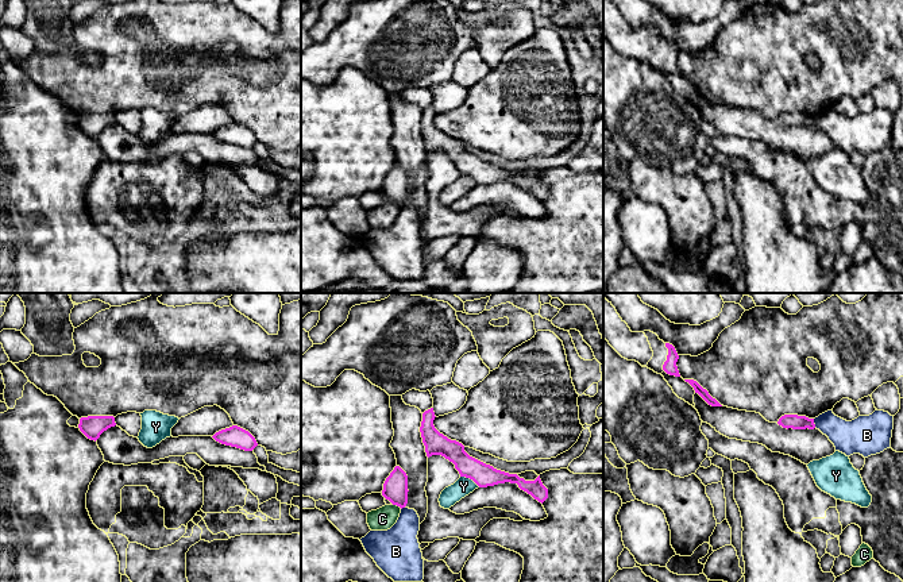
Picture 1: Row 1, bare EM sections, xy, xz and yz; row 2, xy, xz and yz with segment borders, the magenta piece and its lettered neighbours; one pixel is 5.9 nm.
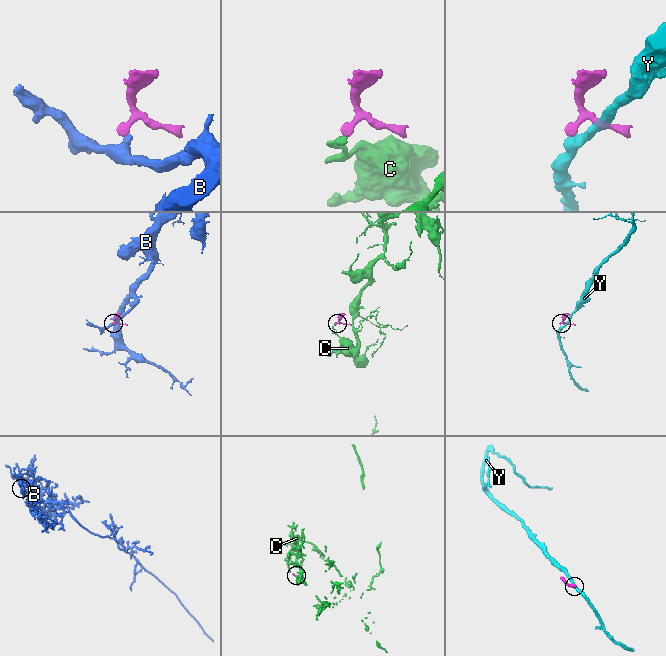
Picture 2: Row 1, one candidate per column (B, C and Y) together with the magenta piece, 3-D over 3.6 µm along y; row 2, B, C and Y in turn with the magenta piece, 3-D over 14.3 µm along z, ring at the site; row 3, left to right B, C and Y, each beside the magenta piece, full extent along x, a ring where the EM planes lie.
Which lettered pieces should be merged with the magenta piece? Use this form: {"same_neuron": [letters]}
{"same_neuron": []}

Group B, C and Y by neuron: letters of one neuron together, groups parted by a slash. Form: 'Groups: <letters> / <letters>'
Groups: B / C / Y

